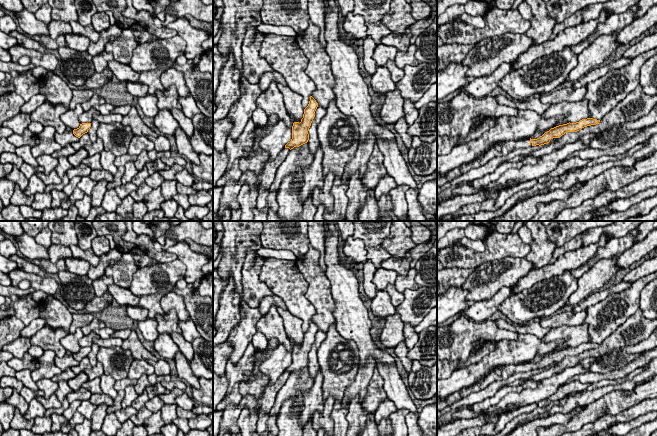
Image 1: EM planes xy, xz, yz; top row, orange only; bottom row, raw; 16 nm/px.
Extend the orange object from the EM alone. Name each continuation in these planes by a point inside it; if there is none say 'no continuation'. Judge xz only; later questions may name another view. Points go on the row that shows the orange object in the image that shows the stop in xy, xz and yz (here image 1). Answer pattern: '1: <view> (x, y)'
no continuation

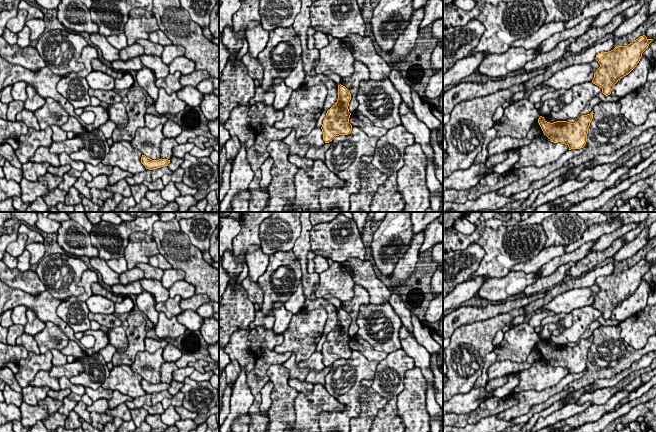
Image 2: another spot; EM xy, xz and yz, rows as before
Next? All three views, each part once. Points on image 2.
no continuation

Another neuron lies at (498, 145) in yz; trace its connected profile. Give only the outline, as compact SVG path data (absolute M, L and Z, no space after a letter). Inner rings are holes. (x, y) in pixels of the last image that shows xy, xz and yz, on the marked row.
M539 124L534 127L531 127L528 134L521 139L512 138L510 136L496 137L488 145L488 158L494 154L499 154L511 149L520 148L522 146L529 145L534 138L541 135L542 129Z

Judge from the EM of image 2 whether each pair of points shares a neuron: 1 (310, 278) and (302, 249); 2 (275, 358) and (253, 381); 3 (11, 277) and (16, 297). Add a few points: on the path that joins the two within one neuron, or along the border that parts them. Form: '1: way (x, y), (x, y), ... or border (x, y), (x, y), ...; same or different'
1: way (304, 271), (302, 256); same
2: way (268, 362), (260, 370), (260, 376); same
3: border (10, 286), (37, 295); different

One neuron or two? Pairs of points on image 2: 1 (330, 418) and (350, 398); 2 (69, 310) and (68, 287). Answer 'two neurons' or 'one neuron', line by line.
1: one neuron
2: two neurons

